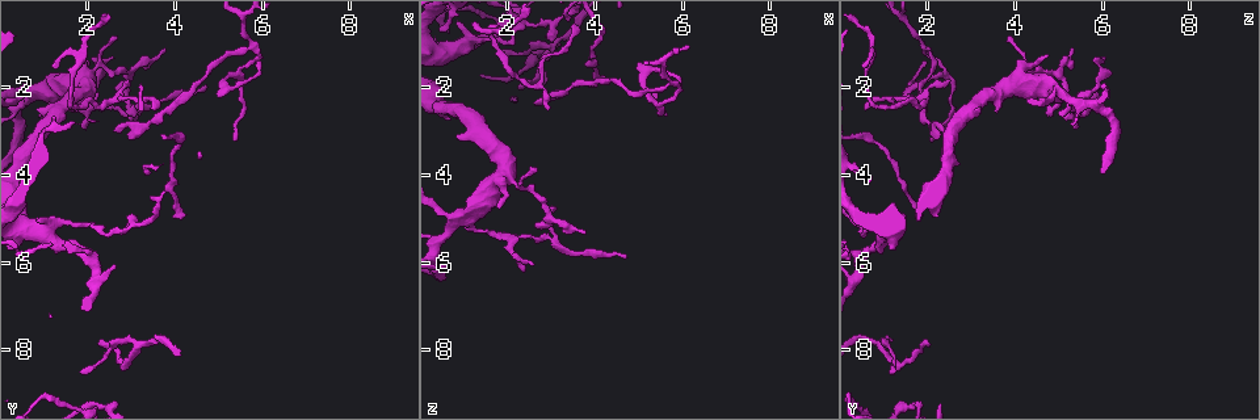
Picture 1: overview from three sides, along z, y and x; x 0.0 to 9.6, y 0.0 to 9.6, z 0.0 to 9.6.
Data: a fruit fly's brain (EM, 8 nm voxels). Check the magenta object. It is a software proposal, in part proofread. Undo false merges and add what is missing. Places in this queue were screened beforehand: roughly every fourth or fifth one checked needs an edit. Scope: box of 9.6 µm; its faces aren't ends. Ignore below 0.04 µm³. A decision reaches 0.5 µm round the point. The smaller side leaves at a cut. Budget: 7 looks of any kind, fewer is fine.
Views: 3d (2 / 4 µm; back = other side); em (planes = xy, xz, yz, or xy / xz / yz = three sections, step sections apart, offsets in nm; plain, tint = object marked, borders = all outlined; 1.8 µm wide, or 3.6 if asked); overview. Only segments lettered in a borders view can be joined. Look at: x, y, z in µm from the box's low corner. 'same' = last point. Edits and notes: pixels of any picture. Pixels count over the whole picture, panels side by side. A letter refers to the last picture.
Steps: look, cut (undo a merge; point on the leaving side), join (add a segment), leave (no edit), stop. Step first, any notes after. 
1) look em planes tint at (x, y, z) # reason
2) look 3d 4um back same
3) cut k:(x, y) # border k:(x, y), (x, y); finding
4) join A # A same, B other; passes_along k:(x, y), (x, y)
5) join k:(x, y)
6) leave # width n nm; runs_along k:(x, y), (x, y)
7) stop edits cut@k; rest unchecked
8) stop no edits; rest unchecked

look em planes tint at (3.00, 1.65, 4.85) # abrupt turn

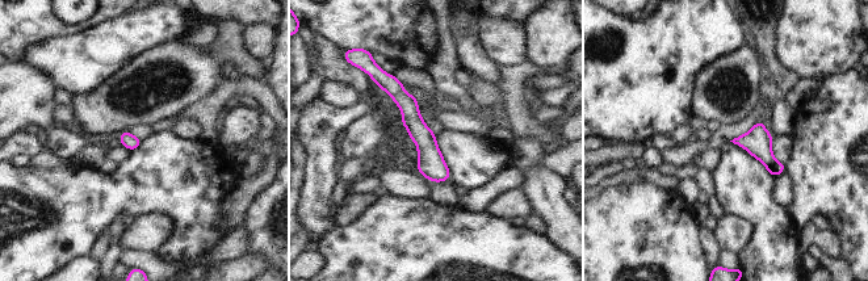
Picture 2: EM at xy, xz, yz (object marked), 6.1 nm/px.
look em planes borders same # see the neighbours

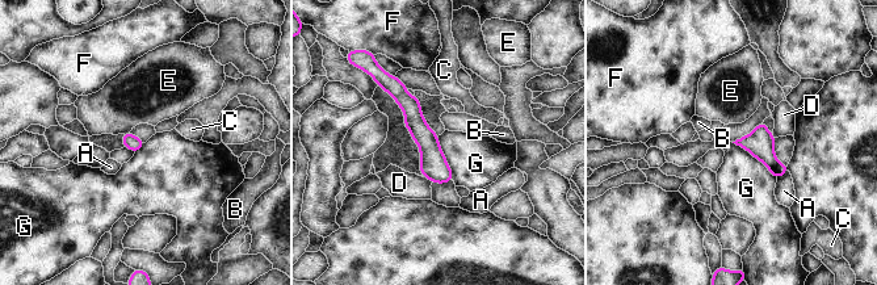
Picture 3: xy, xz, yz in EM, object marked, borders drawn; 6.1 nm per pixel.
leave # A other, B other, C other, D other, E other, F other, G other; runs_along 3:(389, 82), (449, 177); one neuron here

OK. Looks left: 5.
look 3d 2um at (4.70, 1.90, 5.90) # tapers out

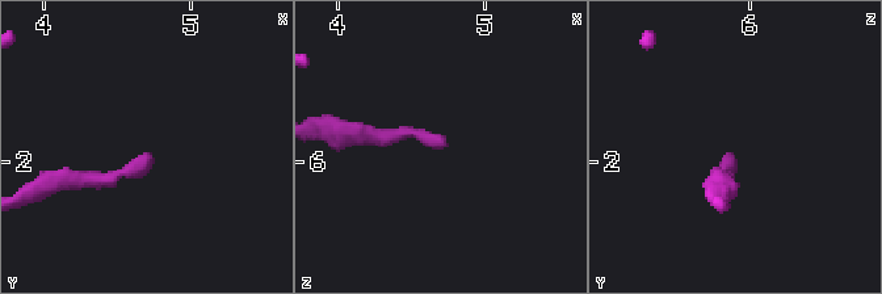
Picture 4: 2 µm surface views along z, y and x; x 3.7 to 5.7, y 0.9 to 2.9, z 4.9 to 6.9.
look em planes borders at (4.72, 1.94, 5.86)

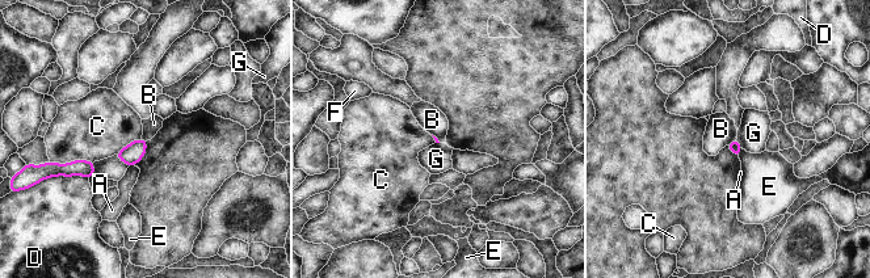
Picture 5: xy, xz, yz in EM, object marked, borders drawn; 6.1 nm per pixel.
leave # longest_contact C 240 nm; A other, B other, C other, D other, E other, F other, G other; border 5:(736, 138), (726, 144); none of them fits

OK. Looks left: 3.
look em yz step 4 tint at (2.55, 3.05, 2.35) # tapers out

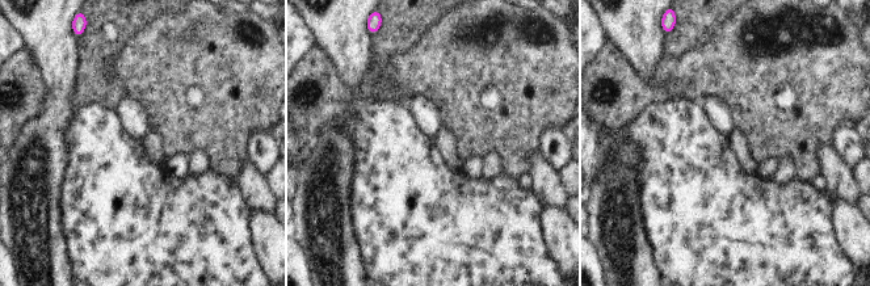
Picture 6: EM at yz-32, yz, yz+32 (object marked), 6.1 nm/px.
look em xy step 16 tint same

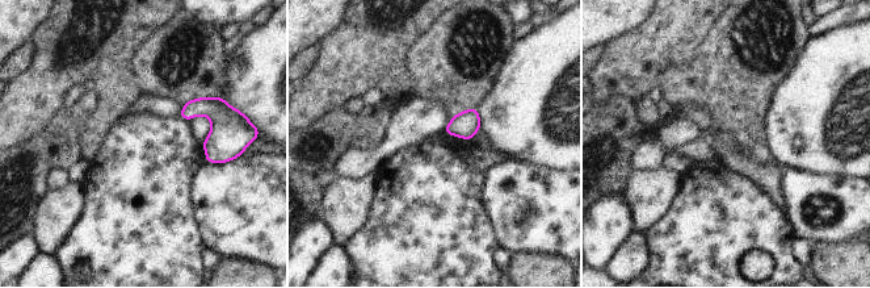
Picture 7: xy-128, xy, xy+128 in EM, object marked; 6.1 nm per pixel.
look em xy step 16 borders same # what lies round it

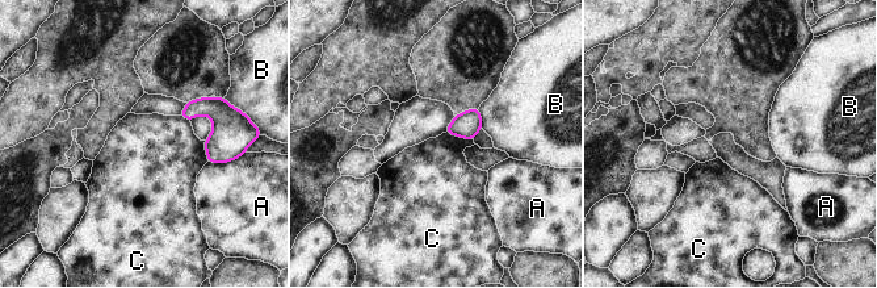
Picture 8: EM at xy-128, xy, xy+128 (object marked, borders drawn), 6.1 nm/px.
leave # A other, B other, C other; border 8:(445, 132), (473, 141); no lettered segment goes on from it

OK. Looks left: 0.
stop no edits; rest unchecked

